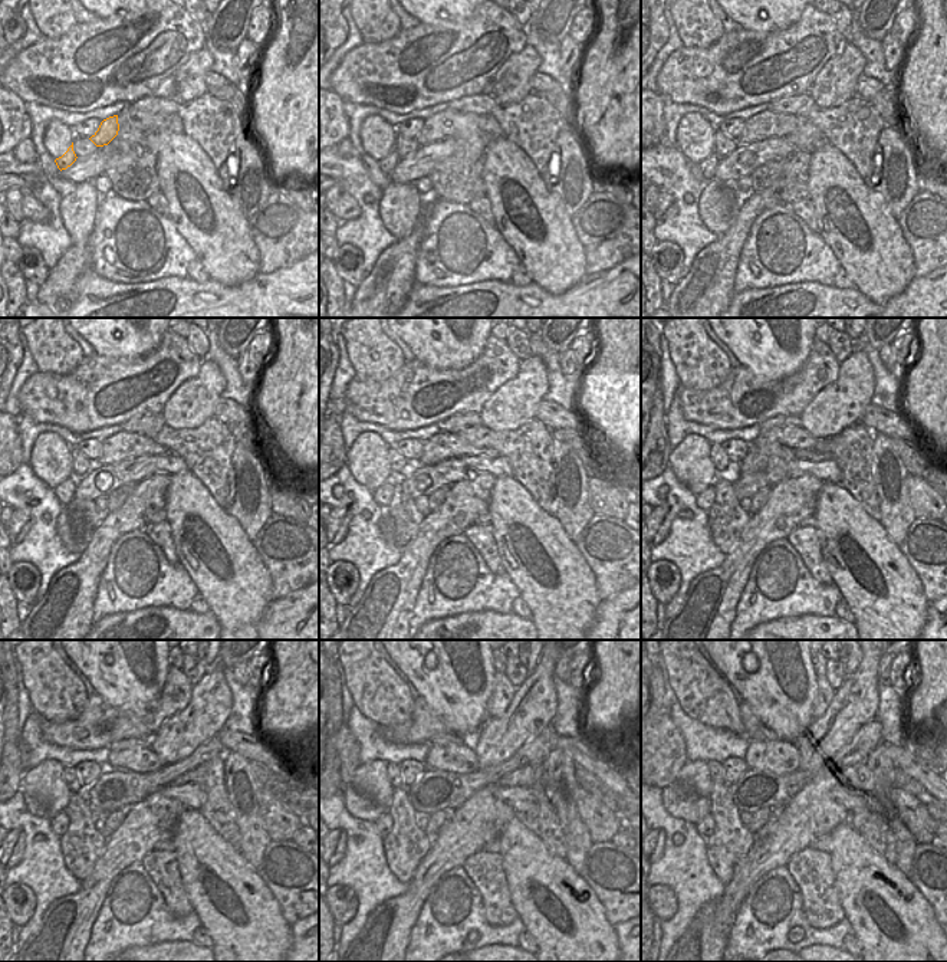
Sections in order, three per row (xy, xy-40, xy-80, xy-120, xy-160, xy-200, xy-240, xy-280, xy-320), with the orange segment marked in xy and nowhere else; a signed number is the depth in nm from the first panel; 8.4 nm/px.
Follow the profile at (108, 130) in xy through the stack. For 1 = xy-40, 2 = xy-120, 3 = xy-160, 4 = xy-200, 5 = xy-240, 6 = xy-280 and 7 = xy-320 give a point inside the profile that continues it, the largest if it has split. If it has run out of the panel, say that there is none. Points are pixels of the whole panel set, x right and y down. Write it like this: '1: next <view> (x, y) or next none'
1: next xy-40 (440, 125)
2: next xy-120 (119, 446)
3: next xy-160 (444, 445)
4: next xy-200 (769, 447)
5: next xy-240 (197, 777)
6: next xy-280 (525, 777)
7: next xy-320 (858, 777)

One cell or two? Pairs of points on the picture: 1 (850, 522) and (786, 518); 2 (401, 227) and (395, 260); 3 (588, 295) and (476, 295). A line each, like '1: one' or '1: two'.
1: two
2: two
3: one

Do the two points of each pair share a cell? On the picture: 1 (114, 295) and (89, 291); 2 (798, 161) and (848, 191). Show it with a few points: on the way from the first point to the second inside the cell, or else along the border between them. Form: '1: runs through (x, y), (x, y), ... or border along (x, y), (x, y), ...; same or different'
1: runs through (108, 295), (95, 295); same
2: border along (811, 153), (806, 181); different

